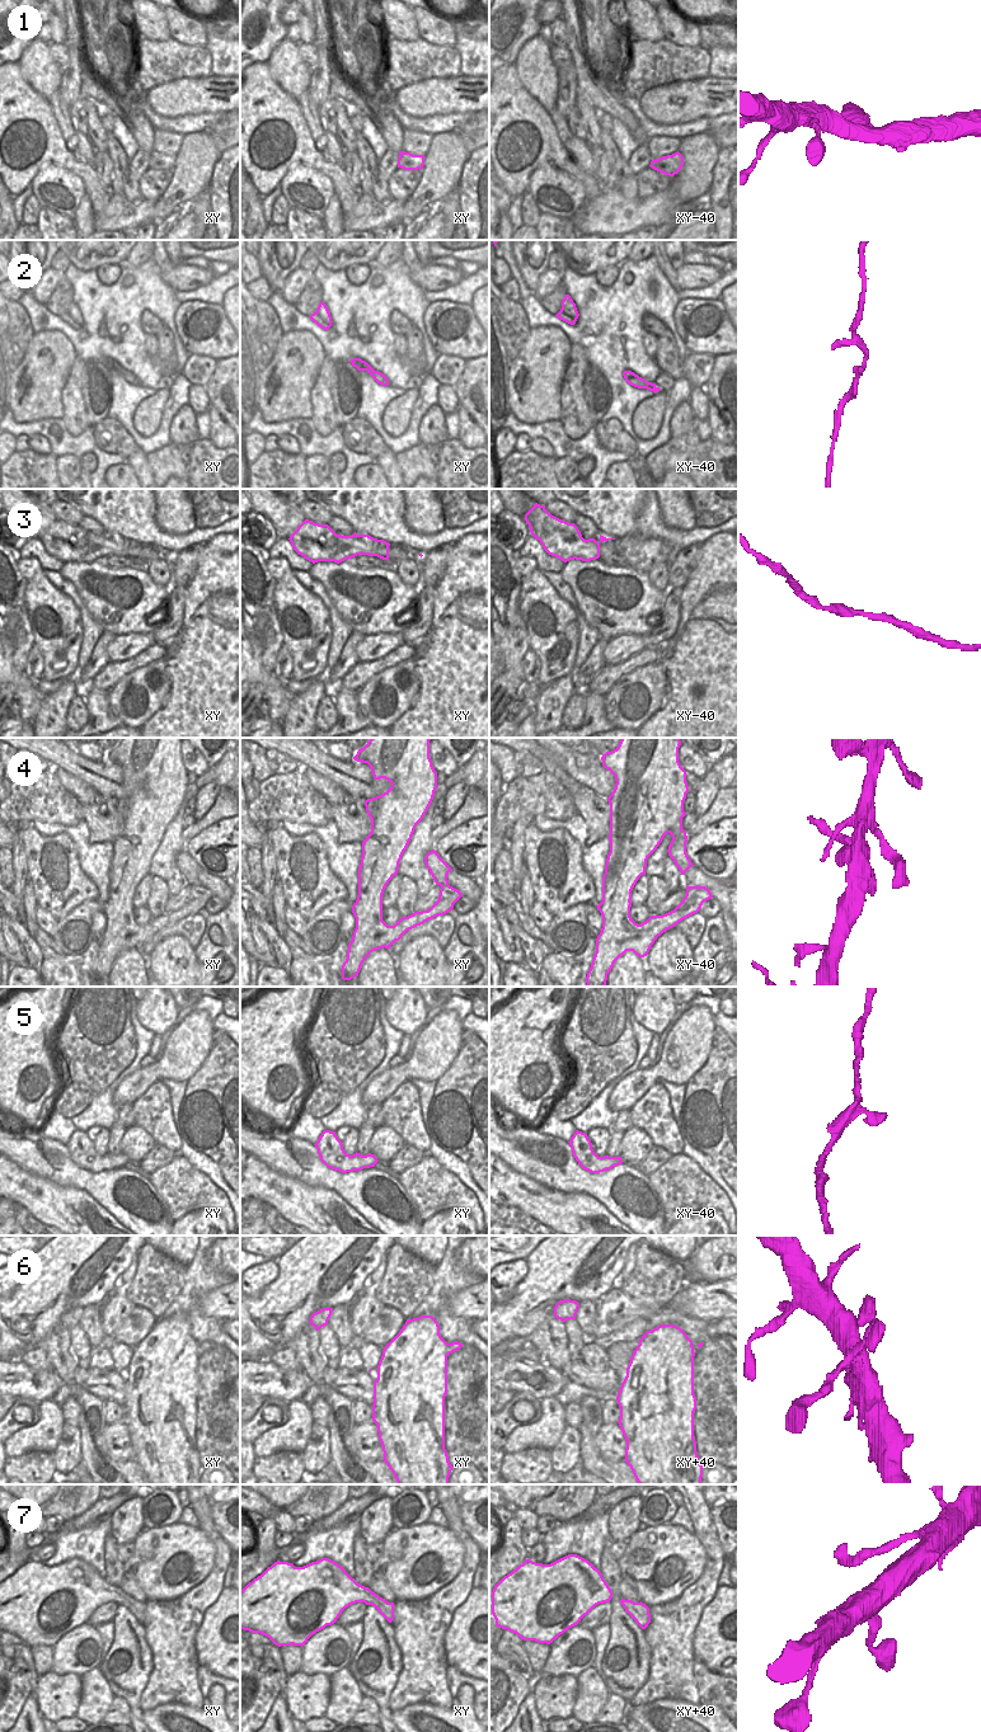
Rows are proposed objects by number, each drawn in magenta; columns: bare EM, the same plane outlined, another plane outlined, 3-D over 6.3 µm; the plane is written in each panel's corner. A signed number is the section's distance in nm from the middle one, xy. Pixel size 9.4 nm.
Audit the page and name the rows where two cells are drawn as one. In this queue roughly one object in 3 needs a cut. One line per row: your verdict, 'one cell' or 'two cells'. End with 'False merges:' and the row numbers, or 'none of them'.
1: one cell
2: one cell
3: one cell
4: one cell
5: one cell
6: one cell
7: one cell
False merges: none of them

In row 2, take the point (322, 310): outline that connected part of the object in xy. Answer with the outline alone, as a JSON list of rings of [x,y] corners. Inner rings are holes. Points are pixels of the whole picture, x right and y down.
[[[321,301],[310,319],[321,329],[328,330],[332,326],[332,316],[327,305]]]

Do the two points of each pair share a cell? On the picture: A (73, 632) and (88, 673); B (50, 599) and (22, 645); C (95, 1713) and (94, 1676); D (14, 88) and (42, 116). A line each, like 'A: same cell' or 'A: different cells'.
A: different cells
B: different cells
C: same cell
D: same cell

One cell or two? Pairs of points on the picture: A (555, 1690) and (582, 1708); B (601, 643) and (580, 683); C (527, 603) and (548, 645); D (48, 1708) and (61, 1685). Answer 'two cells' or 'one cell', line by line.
A: two cells
B: one cell
C: one cell
D: one cell

